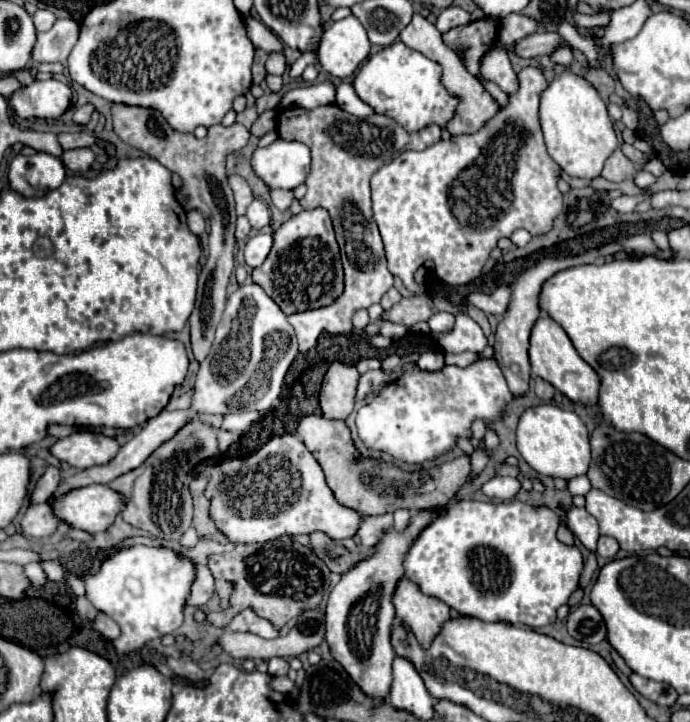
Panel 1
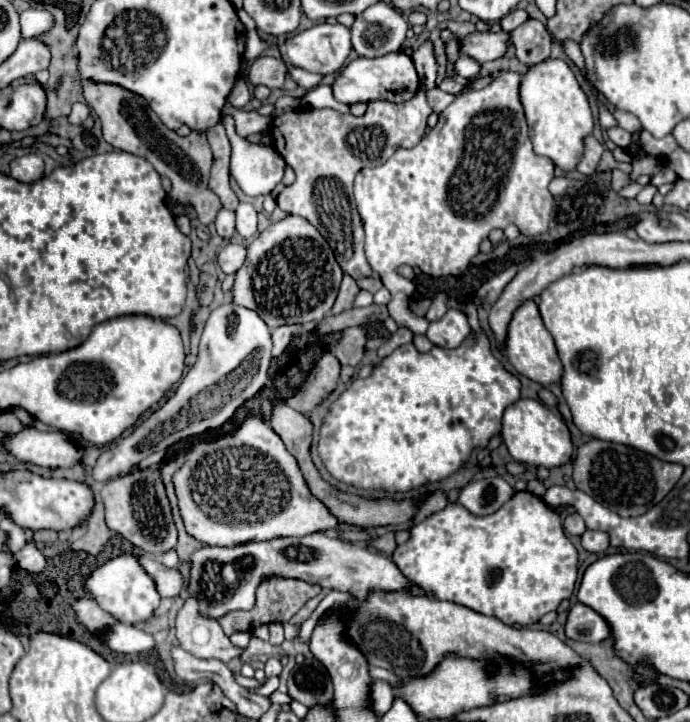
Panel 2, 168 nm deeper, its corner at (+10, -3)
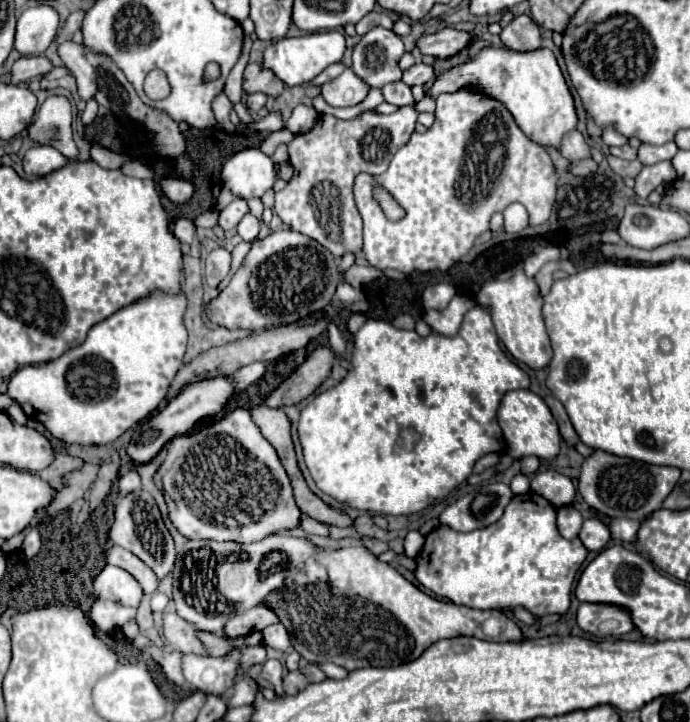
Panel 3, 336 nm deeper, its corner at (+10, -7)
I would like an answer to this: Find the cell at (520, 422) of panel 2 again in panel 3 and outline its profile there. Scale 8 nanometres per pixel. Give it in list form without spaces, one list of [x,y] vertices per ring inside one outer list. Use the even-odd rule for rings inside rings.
[[[512,390],[506,392],[498,408],[498,424],[504,432],[508,454],[512,458],[538,456],[540,460],[552,460],[560,452],[560,432],[554,416],[550,414],[544,400],[532,390]]]

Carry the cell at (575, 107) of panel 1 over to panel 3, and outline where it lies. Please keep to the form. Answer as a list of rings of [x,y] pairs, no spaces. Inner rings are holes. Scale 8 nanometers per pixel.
[[[486,46],[472,60],[468,60],[464,64],[458,64],[458,66],[450,68],[450,70],[444,70],[444,72],[436,74],[436,78],[430,84],[430,88],[428,88],[426,94],[432,100],[436,100],[440,94],[458,92],[460,88],[468,88],[472,92],[482,92],[482,94],[486,94],[486,96],[490,96],[494,100],[498,100],[498,96],[502,96],[502,104],[512,114],[512,118],[516,120],[518,128],[528,138],[532,138],[536,144],[540,144],[540,146],[558,146],[560,144],[560,138],[566,132],[574,130],[576,128],[576,122],[578,122],[572,94],[570,94],[570,90],[566,86],[566,80],[562,76],[562,70],[560,70],[560,66],[558,66],[552,50],[548,50],[548,48],[536,48],[536,50],[530,50],[530,52],[516,52],[516,50],[510,50],[506,46],[502,46],[502,48]]]

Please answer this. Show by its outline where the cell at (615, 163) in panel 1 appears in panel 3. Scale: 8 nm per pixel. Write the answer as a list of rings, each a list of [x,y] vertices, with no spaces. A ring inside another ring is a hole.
[[[572,130],[572,132],[564,134],[558,152],[560,152],[566,160],[570,160],[570,162],[590,158],[590,148],[588,148],[584,136],[582,136],[578,130]]]

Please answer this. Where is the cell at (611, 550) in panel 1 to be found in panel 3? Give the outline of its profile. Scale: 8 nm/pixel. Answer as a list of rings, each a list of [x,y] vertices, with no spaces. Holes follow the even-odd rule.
[[[598,518],[584,520],[584,526],[580,530],[580,540],[588,550],[604,550],[610,542],[610,530],[606,524],[602,524]]]

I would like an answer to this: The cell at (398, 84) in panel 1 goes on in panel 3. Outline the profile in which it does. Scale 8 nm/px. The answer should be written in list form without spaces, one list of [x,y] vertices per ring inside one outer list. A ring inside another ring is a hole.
[[[346,68],[340,76],[336,76],[334,80],[326,82],[320,86],[320,94],[326,100],[326,104],[330,106],[354,106],[358,102],[362,102],[368,94],[368,86],[364,86],[364,82],[360,82],[360,78],[356,78],[356,74],[352,74],[352,68]]]

